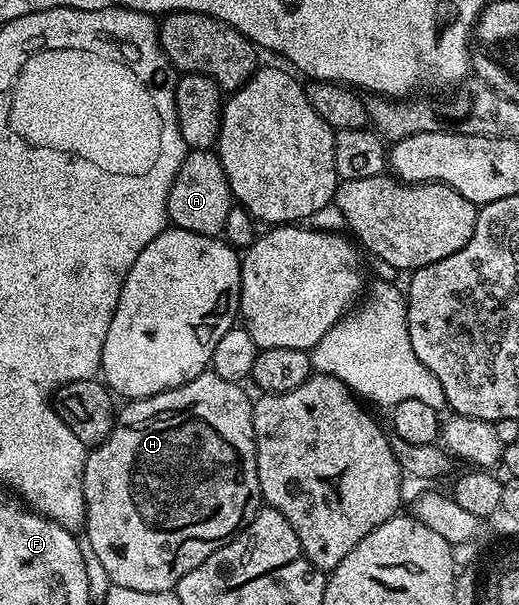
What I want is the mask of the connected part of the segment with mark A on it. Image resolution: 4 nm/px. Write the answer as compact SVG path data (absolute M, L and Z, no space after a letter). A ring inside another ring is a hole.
M212 150L189 151L170 186L169 221L175 227L194 234L219 237L226 226L226 214L230 214L233 207L232 191L219 156Z

